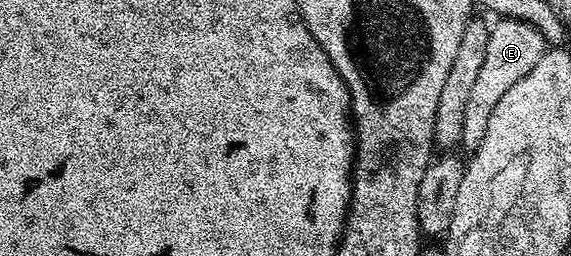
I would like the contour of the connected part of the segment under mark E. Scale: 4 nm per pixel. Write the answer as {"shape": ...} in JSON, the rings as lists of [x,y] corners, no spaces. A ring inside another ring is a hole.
{"shape":[[[500,18],[494,23],[490,26],[484,65],[481,67],[480,74],[477,75],[476,82],[473,83],[465,110],[460,146],[465,147],[469,153],[473,153],[477,146],[486,142],[489,118],[493,115],[498,100],[535,67],[547,49],[544,38],[529,24],[507,18]]]}

